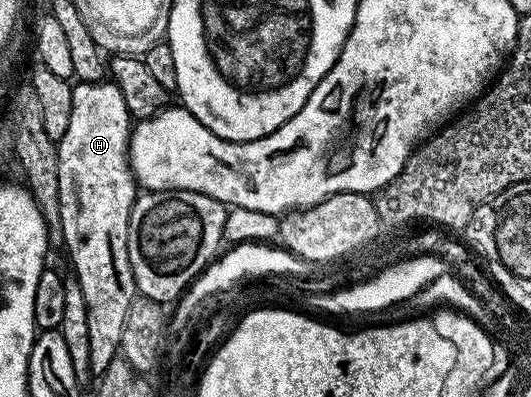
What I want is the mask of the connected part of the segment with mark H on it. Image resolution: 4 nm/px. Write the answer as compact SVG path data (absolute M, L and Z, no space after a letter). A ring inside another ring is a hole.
M98 82L95 84L73 84L73 101L71 102L71 123L67 125L67 134L56 141L57 157L59 158L59 206L61 207L61 240L69 251L69 260L73 263L72 275L81 283L83 298L87 302L87 334L91 338L91 362L90 373L100 378L111 366L111 362L118 359L121 351L121 339L123 338L123 322L127 322L127 310L131 310L131 302L138 295L137 283L131 270L129 261L129 219L133 203L139 195L139 185L133 178L133 168L129 164L129 134L131 131L131 117L127 110L127 102L123 102L123 94L119 94L116 84L112 82Z

